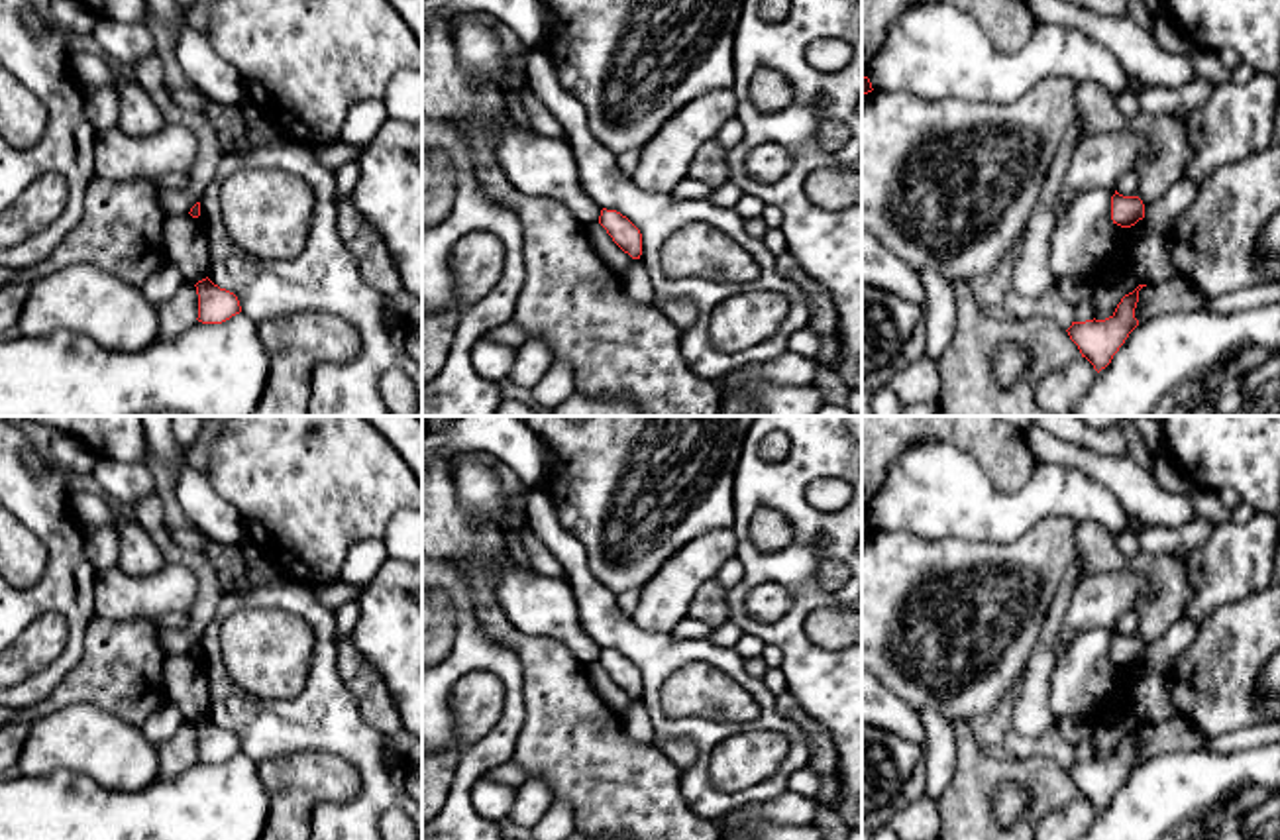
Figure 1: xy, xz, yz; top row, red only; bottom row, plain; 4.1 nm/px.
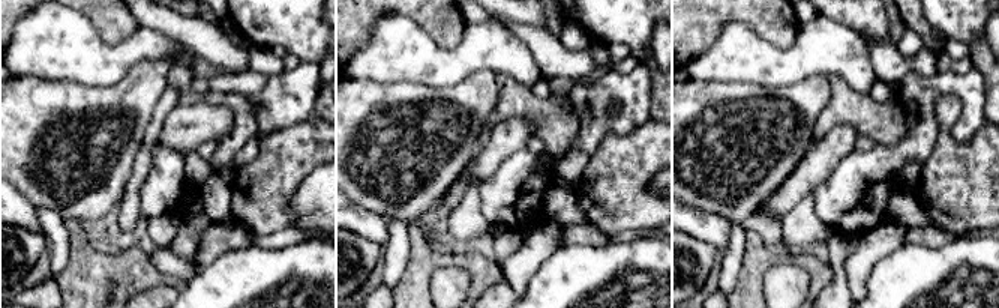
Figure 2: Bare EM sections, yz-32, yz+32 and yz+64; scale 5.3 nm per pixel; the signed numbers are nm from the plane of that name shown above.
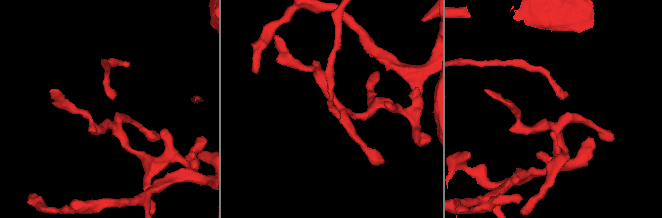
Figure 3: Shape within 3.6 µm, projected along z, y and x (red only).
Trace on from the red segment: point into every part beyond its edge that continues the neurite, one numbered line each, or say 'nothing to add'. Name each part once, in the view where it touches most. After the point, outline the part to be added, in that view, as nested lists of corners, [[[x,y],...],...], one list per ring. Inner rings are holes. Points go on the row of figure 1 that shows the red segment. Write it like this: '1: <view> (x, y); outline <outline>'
nothing to add

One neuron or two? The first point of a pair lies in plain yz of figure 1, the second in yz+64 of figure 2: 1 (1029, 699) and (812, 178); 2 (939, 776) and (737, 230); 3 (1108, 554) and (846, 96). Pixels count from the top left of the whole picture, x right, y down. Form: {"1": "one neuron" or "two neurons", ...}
{"1": "two neurons", "2": "one neuron", "3": "one neuron"}

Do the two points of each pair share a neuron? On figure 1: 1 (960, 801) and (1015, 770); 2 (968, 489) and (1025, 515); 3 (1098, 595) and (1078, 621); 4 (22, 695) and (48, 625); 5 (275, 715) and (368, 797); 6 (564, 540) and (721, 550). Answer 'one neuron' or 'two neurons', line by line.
1: one neuron
2: one neuron
3: one neuron
4: two neurons
5: one neuron
6: two neurons

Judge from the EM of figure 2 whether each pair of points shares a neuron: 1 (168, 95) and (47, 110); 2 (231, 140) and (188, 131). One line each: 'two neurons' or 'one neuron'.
1: two neurons
2: two neurons

